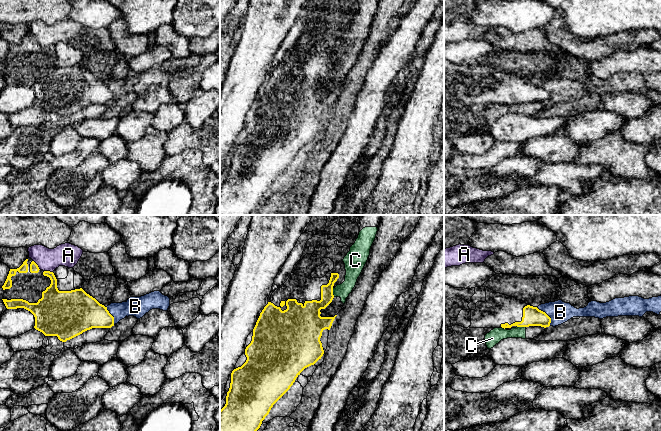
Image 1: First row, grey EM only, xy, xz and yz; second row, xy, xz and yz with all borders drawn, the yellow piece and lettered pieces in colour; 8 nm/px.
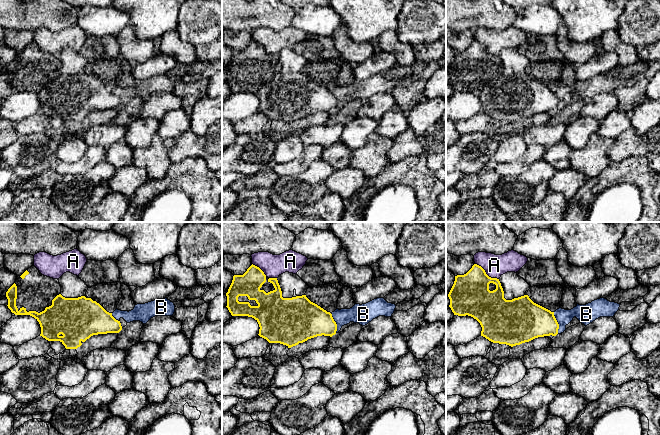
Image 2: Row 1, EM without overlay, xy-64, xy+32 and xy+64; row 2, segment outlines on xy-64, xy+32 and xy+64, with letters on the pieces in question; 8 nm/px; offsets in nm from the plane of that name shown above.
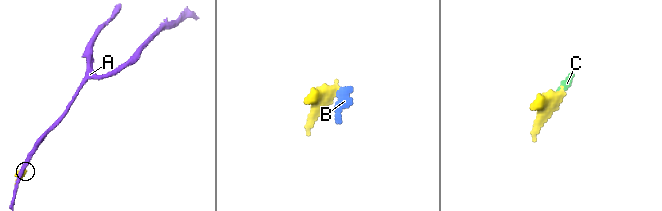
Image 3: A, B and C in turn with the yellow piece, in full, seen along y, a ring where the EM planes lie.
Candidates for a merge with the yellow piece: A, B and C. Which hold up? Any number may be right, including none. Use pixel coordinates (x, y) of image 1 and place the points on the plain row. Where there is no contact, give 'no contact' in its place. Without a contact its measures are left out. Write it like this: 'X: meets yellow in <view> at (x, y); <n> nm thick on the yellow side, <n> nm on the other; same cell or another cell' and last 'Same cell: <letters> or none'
A: meets yellow in xy at (37, 41); 70 nm thick on the yellow side, 180 nm on the other; another cell
B: meets yellow in yz at (547, 91); 160 nm thick on the yellow side, 180 nm on the other; another cell
C: meets yellow in xz at (332, 68); 160 nm thick on the yellow side, 130 nm on the other; another cell
Same cell: none

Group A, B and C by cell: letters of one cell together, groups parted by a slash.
A / B / C

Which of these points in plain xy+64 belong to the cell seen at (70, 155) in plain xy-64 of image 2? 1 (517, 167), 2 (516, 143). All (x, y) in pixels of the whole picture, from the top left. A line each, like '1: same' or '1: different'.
1: different
2: same

